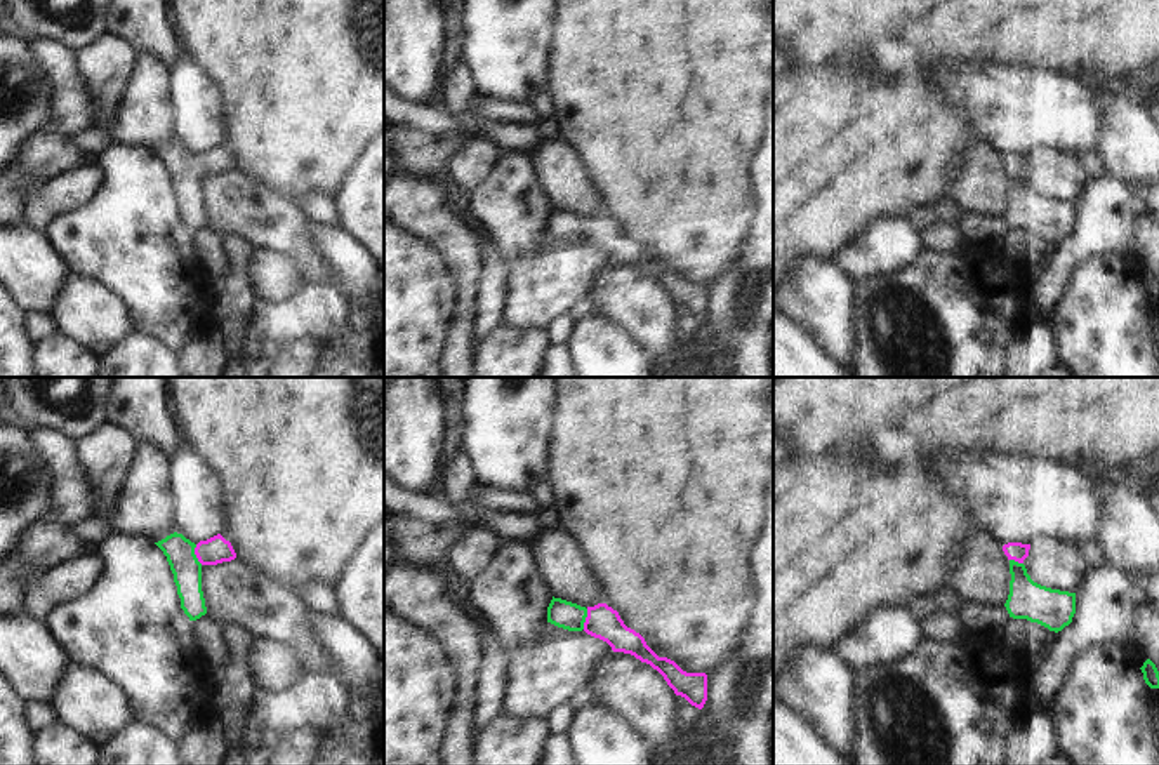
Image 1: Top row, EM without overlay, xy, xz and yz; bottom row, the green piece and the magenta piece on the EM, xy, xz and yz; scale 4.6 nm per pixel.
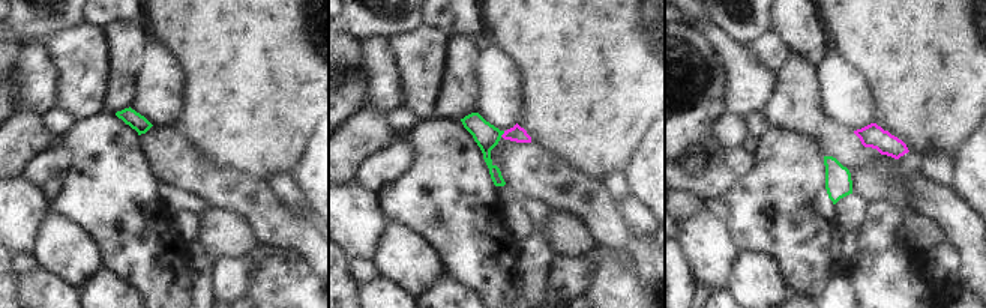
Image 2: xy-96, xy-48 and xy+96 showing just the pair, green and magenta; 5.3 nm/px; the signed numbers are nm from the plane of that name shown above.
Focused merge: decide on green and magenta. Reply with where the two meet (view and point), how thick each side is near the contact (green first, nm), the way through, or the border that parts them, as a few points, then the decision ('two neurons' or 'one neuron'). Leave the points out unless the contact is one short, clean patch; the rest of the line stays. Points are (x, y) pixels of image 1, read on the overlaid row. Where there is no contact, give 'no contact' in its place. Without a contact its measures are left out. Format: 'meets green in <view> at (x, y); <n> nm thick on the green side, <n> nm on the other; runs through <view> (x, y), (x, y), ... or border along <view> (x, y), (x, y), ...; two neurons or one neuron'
meets green in xy at (195, 555); 140 nm thick on the green side, 130 nm on the other; runs through xy (179, 552), (183, 555), (195, 555), (216, 550); one neuron

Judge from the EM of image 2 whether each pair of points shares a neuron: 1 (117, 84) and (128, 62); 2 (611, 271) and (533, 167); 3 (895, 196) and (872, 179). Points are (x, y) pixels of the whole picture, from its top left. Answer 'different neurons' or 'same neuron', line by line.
1: same neuron
2: different neurons
3: same neuron

